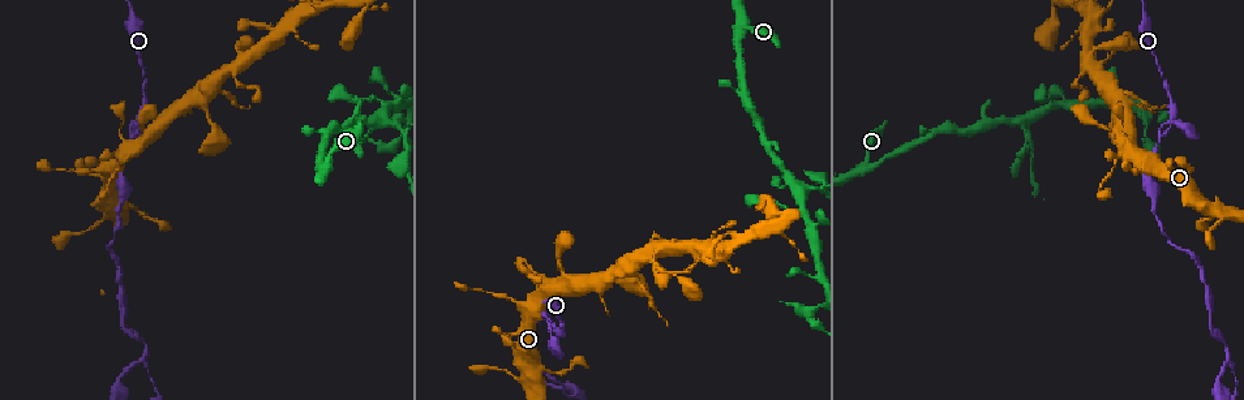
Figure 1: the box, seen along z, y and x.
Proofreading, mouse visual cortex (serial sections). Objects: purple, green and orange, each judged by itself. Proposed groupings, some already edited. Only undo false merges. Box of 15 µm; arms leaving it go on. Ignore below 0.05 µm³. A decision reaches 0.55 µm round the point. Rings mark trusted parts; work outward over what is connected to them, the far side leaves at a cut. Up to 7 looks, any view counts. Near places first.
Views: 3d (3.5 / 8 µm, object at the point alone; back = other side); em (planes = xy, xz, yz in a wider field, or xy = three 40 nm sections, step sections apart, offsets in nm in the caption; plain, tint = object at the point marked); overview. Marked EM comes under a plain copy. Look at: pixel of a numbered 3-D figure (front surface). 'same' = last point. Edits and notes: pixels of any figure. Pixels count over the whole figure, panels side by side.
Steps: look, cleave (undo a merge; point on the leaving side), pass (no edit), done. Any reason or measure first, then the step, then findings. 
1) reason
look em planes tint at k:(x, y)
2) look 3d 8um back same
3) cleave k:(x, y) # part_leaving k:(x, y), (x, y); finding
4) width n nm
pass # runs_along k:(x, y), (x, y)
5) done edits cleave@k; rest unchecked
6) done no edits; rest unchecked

calibre changes
look 3d 8um back at 1:(1123, 131)

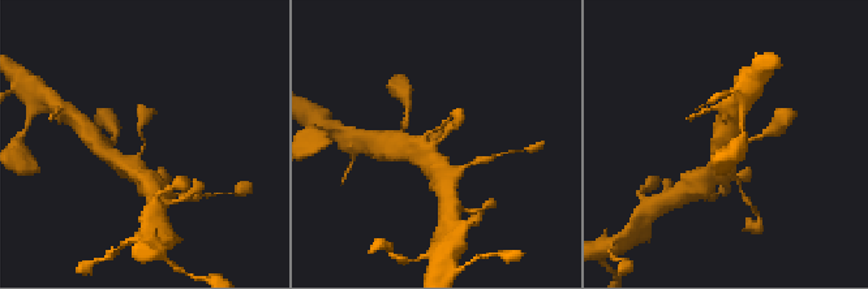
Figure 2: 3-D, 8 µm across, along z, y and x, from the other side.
look em xy step 3 tint at 2:(145, 142)

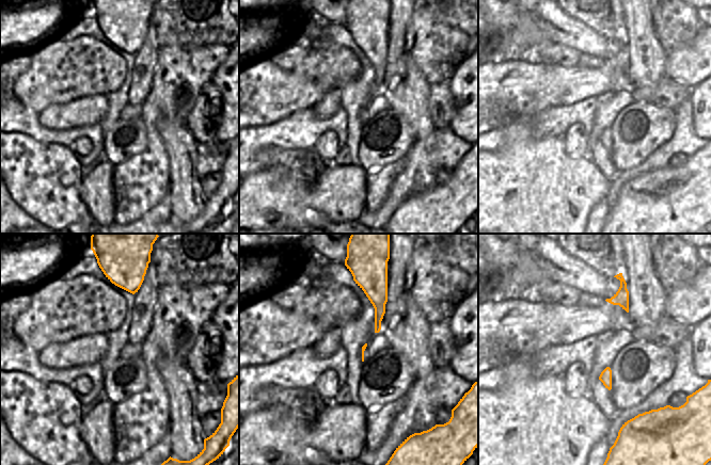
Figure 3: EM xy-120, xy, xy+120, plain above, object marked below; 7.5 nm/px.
pass # runs_along 2:(714, 172), (729, 143), (734, 107); one cell here

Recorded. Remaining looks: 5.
narrows sharply
look 3d 3.5um at 1:(559, 334)

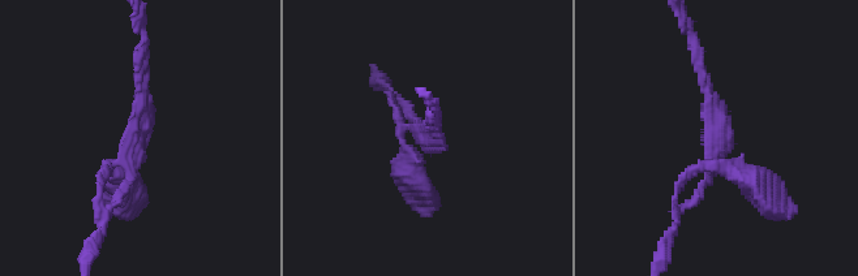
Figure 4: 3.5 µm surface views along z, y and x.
now the EM
look em xy step 1 tint at 4:(423, 137)

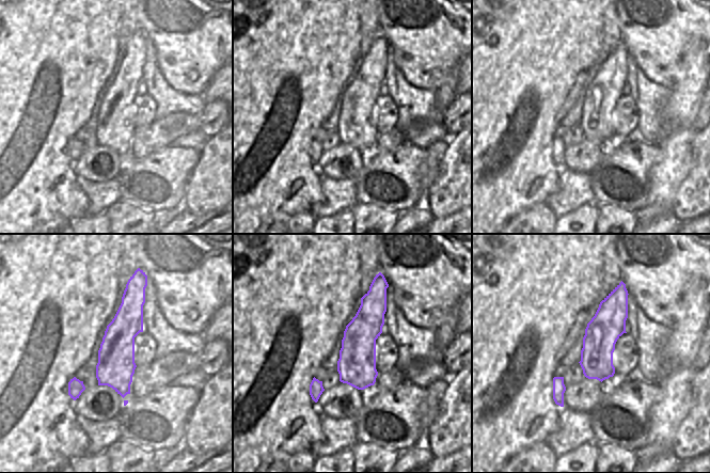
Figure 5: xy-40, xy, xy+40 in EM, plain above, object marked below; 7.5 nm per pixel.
cleave 4:(411, 177) # a second cell is stuck on

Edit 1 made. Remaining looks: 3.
look overview

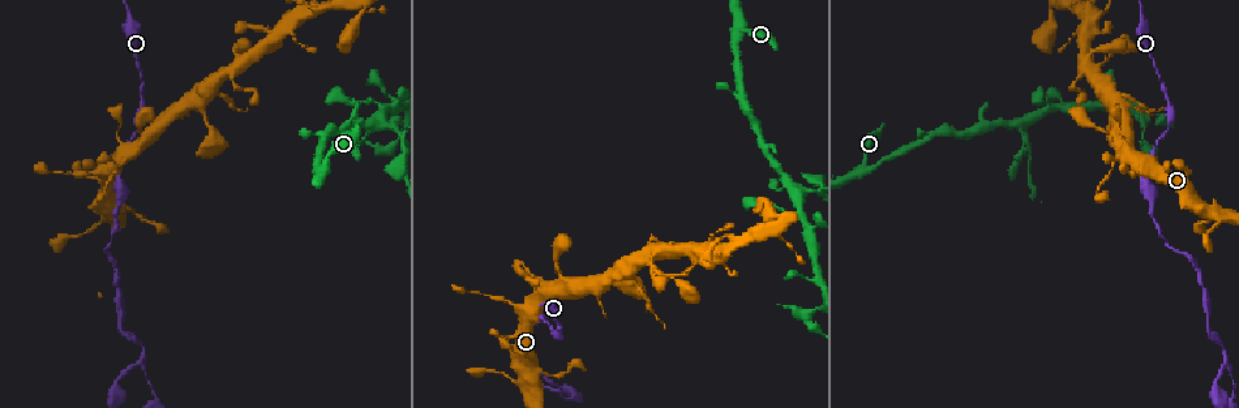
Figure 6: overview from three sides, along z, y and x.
four-way junction
look 3d 3.5um at 6:(224, 74)

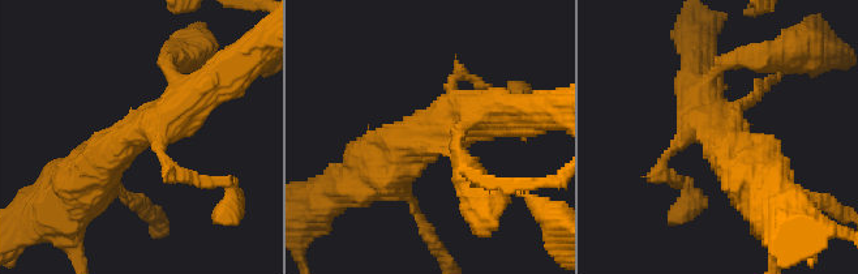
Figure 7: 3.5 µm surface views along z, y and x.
arms 4; arm_widths 150, 150, 500, 600 nm; now the EM
look em xy step 5 tint at 7:(143, 128)

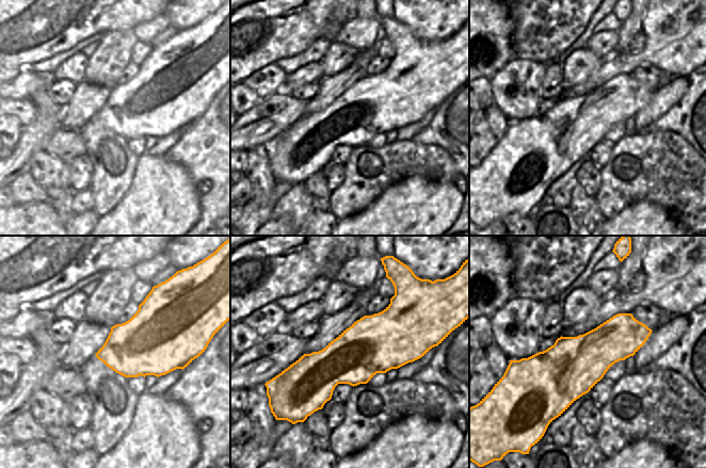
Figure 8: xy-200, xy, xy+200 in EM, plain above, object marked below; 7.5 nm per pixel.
pass # runs_along 7:(82, 182), (214, 85); continuous, no second cell

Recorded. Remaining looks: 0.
done edits cleave@4; rest unchecked

